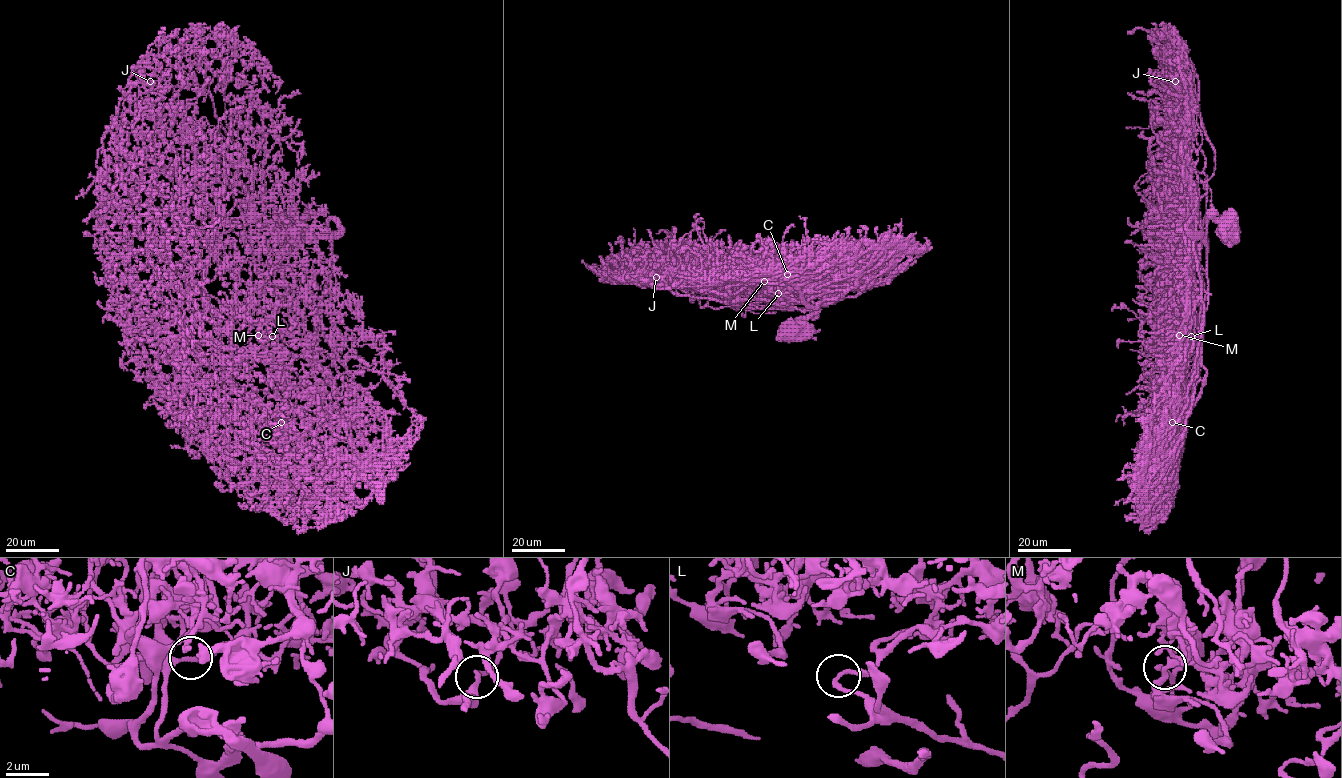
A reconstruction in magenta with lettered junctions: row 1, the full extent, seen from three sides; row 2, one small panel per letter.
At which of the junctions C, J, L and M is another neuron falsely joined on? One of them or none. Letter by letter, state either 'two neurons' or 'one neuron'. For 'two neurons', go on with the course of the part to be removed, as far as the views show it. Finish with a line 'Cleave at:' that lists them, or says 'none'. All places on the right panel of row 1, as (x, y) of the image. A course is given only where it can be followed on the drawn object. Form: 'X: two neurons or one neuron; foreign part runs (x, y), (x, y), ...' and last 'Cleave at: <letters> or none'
C: one neuron
J: one neuron
L: one neuron
M: one neuron
Cleave at: none

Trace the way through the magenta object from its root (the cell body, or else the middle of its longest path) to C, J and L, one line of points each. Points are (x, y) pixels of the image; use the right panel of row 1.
C: (1230, 225), (1222, 225), (1210, 213), (1207, 216), (1208, 287), (1200, 356), (1188, 414), (1180, 424), (1173, 422)
J: (1230, 225), (1210, 213), (1206, 240), (1206, 176), (1182, 153), (1183, 139), (1175, 128), (1184, 119), (1175, 82)
L: (1230, 225), (1222, 225), (1210, 213), (1207, 216), (1208, 287), (1202, 303), (1199, 332), (1194, 339), (1191, 336)

